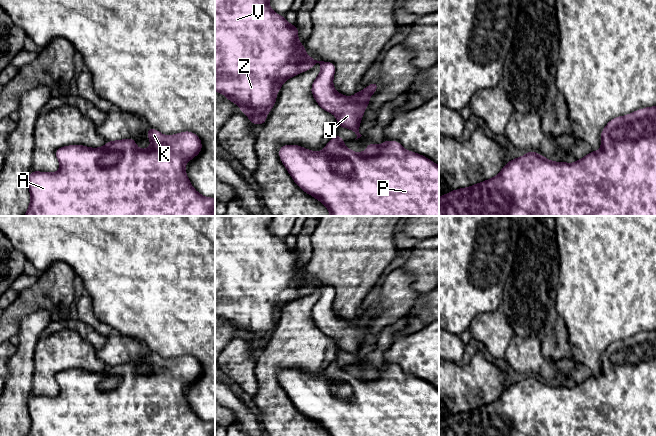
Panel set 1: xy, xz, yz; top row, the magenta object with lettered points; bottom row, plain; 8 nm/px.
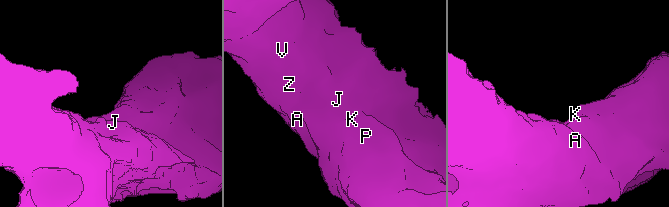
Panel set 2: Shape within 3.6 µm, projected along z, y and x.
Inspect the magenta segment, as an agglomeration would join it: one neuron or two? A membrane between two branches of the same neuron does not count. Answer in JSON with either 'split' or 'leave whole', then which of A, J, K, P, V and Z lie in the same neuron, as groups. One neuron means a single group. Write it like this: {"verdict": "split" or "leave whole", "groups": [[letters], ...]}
{"verdict": "leave whole", "groups": [["A", "J", "K", "P", "V", "Z"]]}

